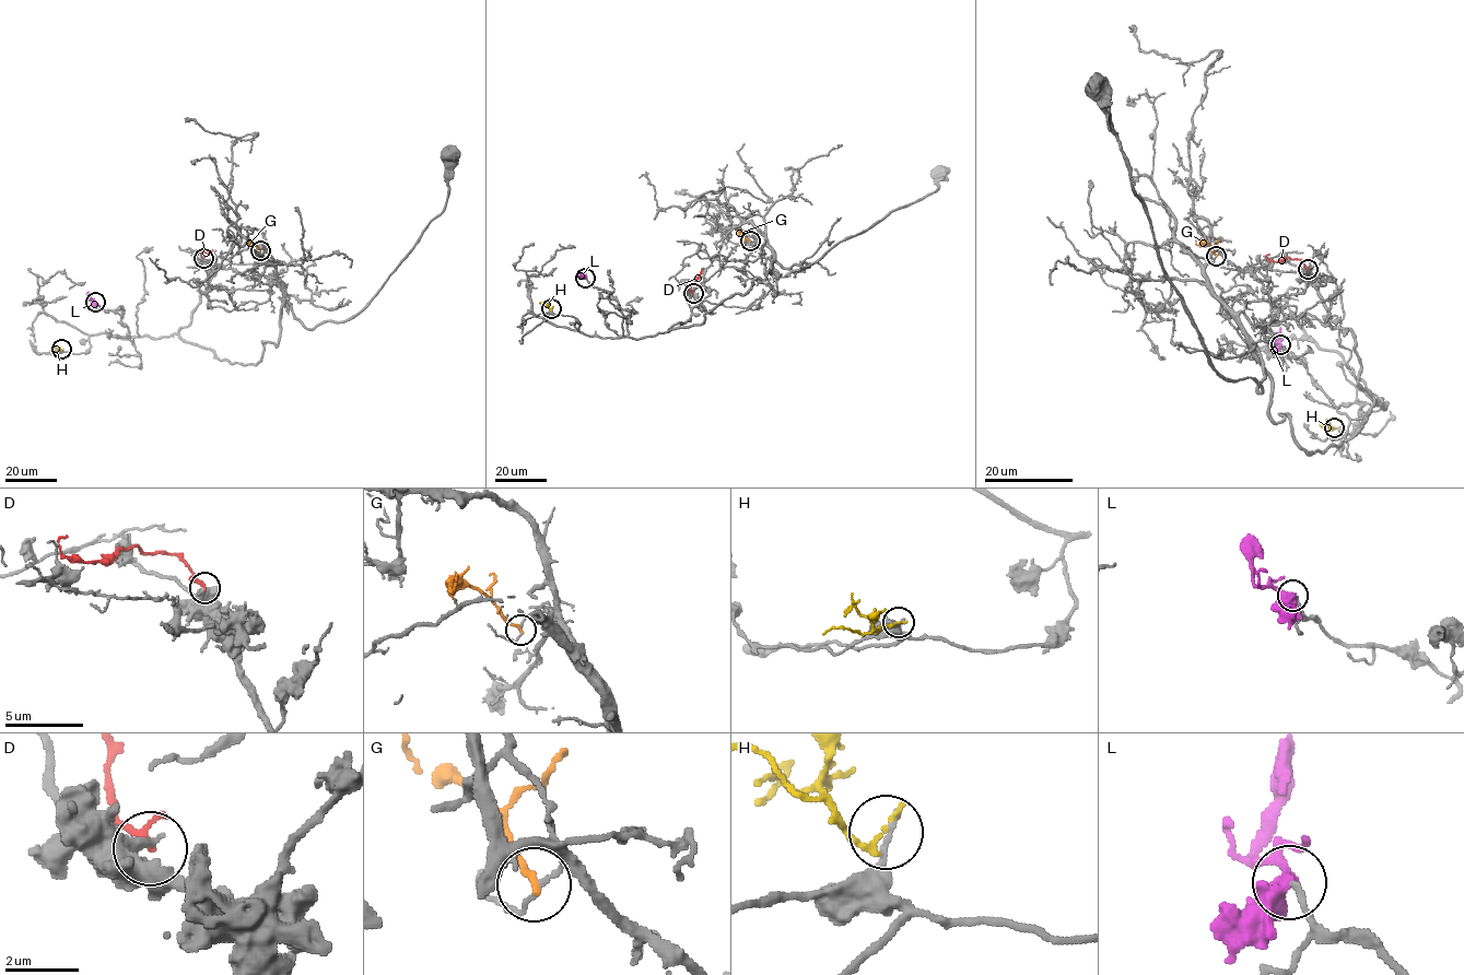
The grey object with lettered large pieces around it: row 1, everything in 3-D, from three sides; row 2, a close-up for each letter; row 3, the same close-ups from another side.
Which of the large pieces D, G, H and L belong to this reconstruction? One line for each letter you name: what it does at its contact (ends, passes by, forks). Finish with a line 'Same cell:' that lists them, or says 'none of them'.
L: it passes by
Same cell: L

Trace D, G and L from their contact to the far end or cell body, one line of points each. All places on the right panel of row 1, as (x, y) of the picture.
D: (1309, 269), (1299, 259), (1285, 257), (1271, 261), (1266, 256), (1269, 255)
G: (1215, 256), (1206, 244), (1197, 245), (1195, 239)
L: (1280, 344), (1276, 341), (1280, 327)

